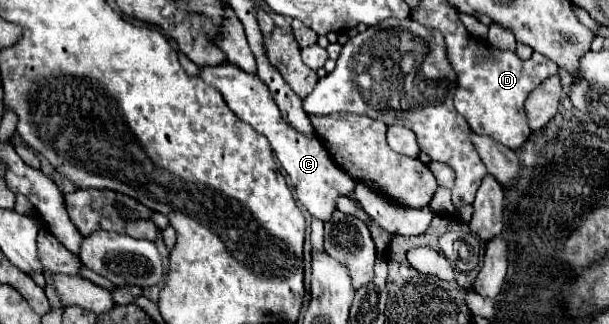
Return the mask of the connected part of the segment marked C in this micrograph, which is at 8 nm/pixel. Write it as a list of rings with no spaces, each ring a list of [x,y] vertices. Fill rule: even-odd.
[[[226,61],[226,65],[202,67],[200,77],[208,85],[216,87],[222,93],[226,105],[242,121],[250,123],[258,133],[262,133],[270,141],[274,155],[278,157],[278,161],[282,163],[282,167],[286,169],[286,173],[292,181],[292,187],[296,191],[298,201],[312,213],[312,217],[316,217],[320,221],[330,221],[332,213],[336,211],[336,199],[338,197],[350,197],[354,193],[356,181],[350,177],[348,171],[340,169],[340,165],[336,165],[336,161],[332,161],[332,155],[322,145],[322,141],[316,137],[312,139],[312,137],[292,129],[284,121],[276,101],[272,99],[270,89],[266,87],[266,83],[258,75],[244,73],[238,65],[232,65]],[[298,189],[306,189],[306,191],[298,191]]]

